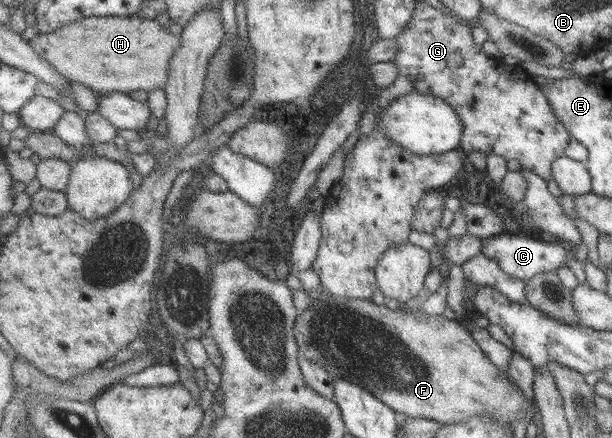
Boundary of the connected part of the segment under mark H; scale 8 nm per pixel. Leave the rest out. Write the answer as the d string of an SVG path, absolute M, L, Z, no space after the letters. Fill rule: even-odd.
M92 16L89 18L77 19L76 21L67 23L64 27L57 29L56 31L51 31L50 33L39 32L34 35L29 42L34 47L35 51L43 58L46 59L58 72L60 72L64 77L67 77L71 81L78 83L83 83L88 87L91 87L95 92L100 95L110 93L111 91L123 91L127 94L138 93L139 89L145 92L152 91L154 89L165 89L166 84L169 80L170 75L170 65L172 65L172 57L176 55L176 51L182 45L181 36L176 36L170 33L168 28L164 28L164 25L160 25L157 20L151 20L149 18L143 18L141 16Z

